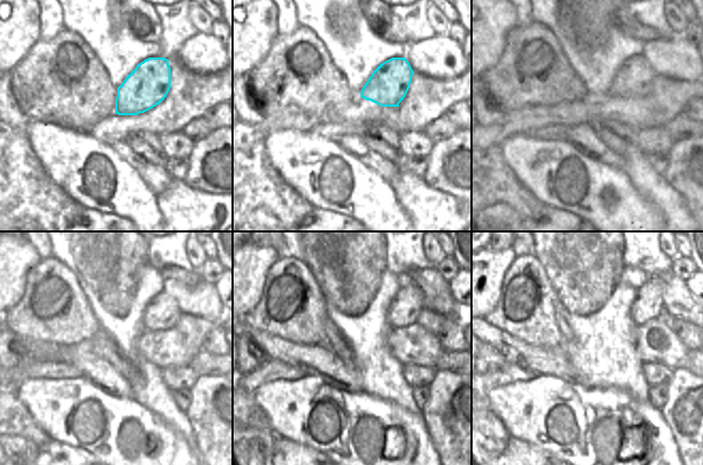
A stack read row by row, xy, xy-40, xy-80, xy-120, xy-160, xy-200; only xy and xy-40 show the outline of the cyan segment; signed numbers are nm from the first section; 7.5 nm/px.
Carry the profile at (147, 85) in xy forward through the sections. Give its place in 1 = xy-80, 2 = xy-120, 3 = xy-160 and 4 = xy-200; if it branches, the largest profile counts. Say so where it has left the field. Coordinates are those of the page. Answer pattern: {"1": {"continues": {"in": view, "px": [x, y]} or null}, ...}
{"1": {"continues": {"in": "xy-80", "px": [634, 78]}}, "2": {"continues": {"in": "xy-120", "px": [162, 313]}}, "3": {"continues": {"in": "xy-160", "px": [406, 306]}}, "4": {"continues": {"in": "xy-200", "px": [648, 305]}}}

